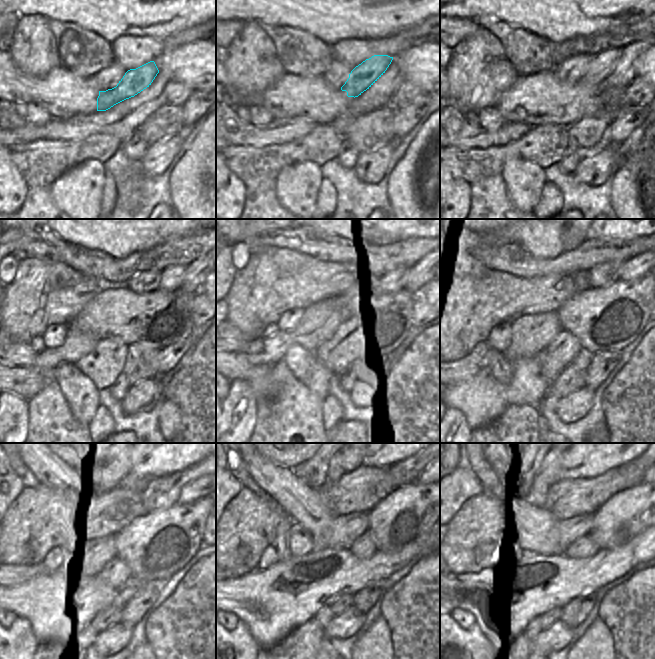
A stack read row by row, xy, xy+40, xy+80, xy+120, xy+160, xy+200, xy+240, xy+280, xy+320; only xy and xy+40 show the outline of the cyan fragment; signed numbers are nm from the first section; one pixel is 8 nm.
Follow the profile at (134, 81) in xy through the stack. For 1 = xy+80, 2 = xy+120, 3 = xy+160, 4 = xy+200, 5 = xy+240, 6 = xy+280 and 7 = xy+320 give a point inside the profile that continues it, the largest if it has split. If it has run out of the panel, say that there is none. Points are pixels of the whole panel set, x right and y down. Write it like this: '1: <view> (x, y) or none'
1: xy+80 (603, 65)
2: xy+120 (170, 278)
3: xy+160 (396, 277)
4: xy+200 (637, 266)
5: xy+240 (194, 489)
6: xy+280 (419, 480)
7: xy+320 (643, 476)

